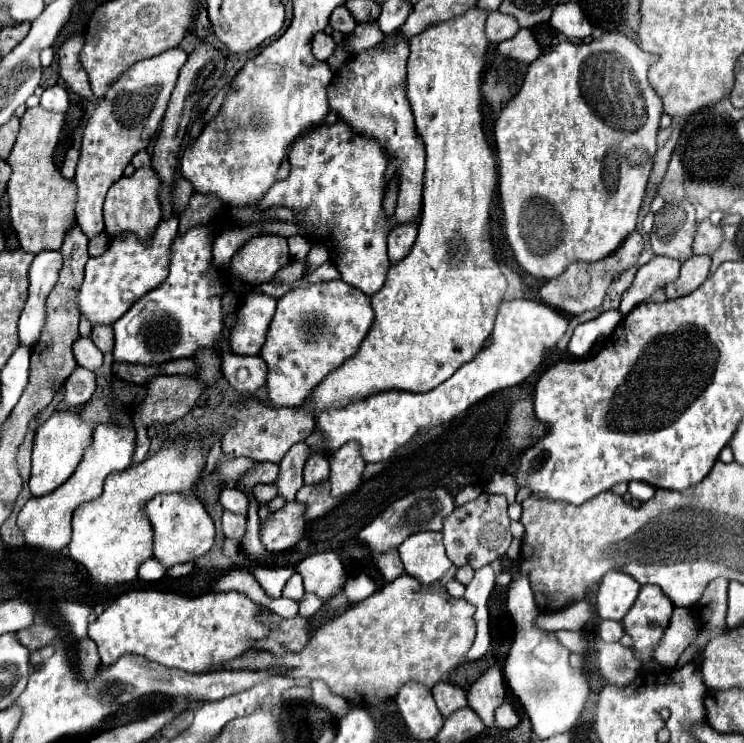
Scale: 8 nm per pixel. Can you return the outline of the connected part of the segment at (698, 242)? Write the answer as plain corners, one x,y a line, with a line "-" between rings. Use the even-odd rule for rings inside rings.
704,219
696,227
696,235
694,235
692,249
694,249
696,255
712,255
720,247
722,239
724,239
722,227
712,225
710,219

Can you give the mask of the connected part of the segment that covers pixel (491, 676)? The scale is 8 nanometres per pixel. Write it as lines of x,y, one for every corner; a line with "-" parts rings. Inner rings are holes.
488,669
468,691
468,705
484,721
486,727
494,725
494,711
506,699
506,681
500,669

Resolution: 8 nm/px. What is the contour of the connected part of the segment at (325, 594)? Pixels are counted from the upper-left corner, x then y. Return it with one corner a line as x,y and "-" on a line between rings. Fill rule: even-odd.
332,551
306,557
298,565
298,573
304,577
308,593
316,593
322,601
328,601
332,593
346,583
346,571
340,557

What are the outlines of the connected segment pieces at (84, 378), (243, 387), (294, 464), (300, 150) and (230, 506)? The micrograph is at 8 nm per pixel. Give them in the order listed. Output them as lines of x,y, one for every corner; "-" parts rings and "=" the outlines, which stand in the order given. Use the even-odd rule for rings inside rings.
76,367
74,373
64,383
64,403
68,409
78,409
88,403
98,387
98,379
92,371
=
222,355
222,373
240,393
254,393
266,383
268,369
260,355
=
296,443
280,461
280,475
274,485
278,489
278,495
282,495
286,501
294,501
298,489
304,485
302,469
306,459
308,459
308,445
=
338,121
336,125
322,125
294,141
292,151
288,153
290,161
290,177
284,181
276,181
264,199
260,199
254,207
259,210
270,207
290,207
298,211
300,223
312,225
314,233
308,235
312,243
320,243
328,247
332,261
336,263
342,279
352,287
360,289
366,295
374,295
386,281
386,273
390,267
388,253
386,253
386,237
390,231
390,223
382,213
382,197
384,197
384,173
388,159
380,153
380,145
374,141
364,141
356,137
348,125
=
224,487
220,491
220,503
224,505
224,509
238,513
238,515
244,515
248,511
248,497
240,489

